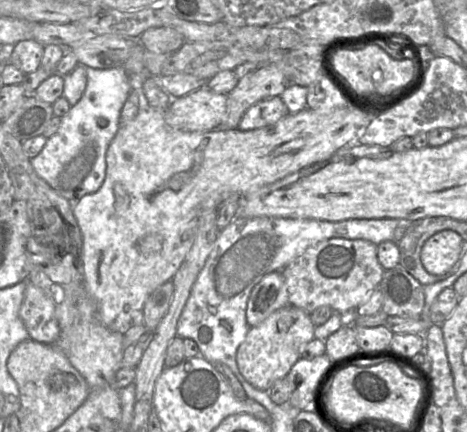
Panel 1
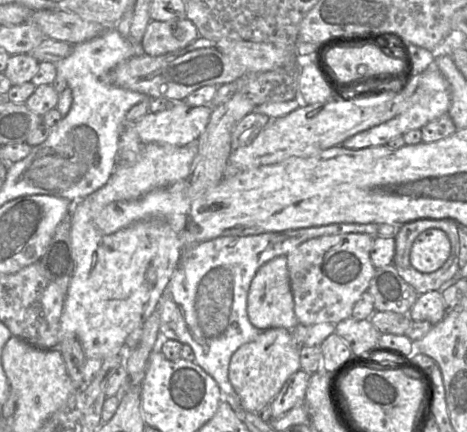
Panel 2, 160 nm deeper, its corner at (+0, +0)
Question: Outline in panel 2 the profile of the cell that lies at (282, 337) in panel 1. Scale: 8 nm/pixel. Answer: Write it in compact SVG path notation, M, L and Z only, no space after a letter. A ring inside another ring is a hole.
M269 328L260 332L251 342L239 347L231 357L228 378L247 412L258 412L280 392L285 382L300 368L300 347L292 337L291 329Z

